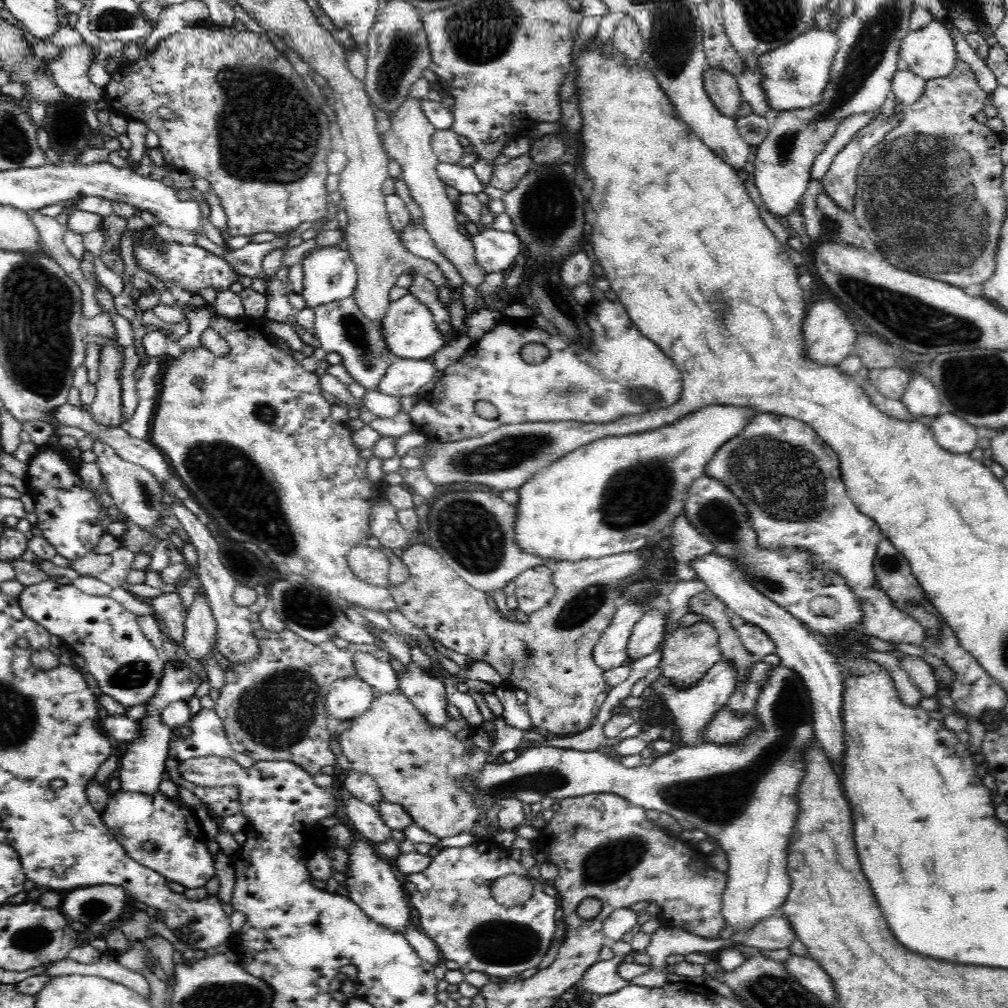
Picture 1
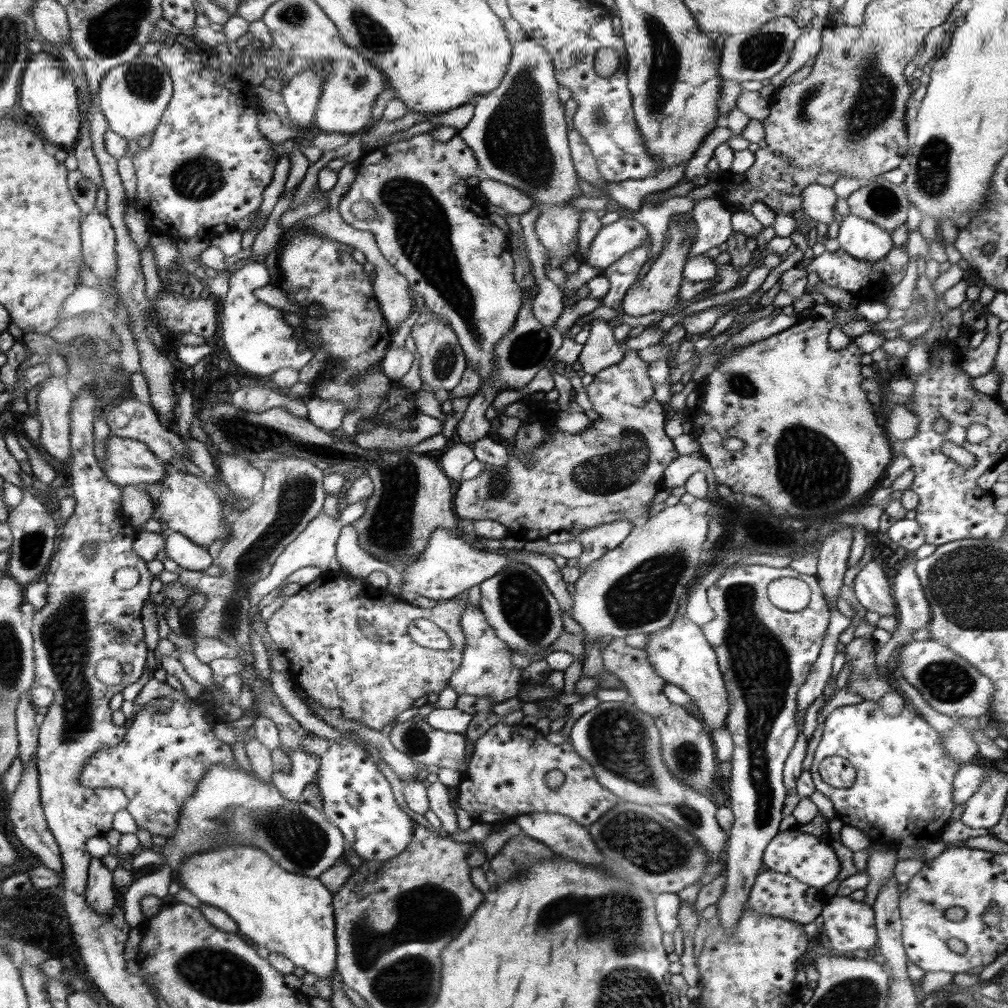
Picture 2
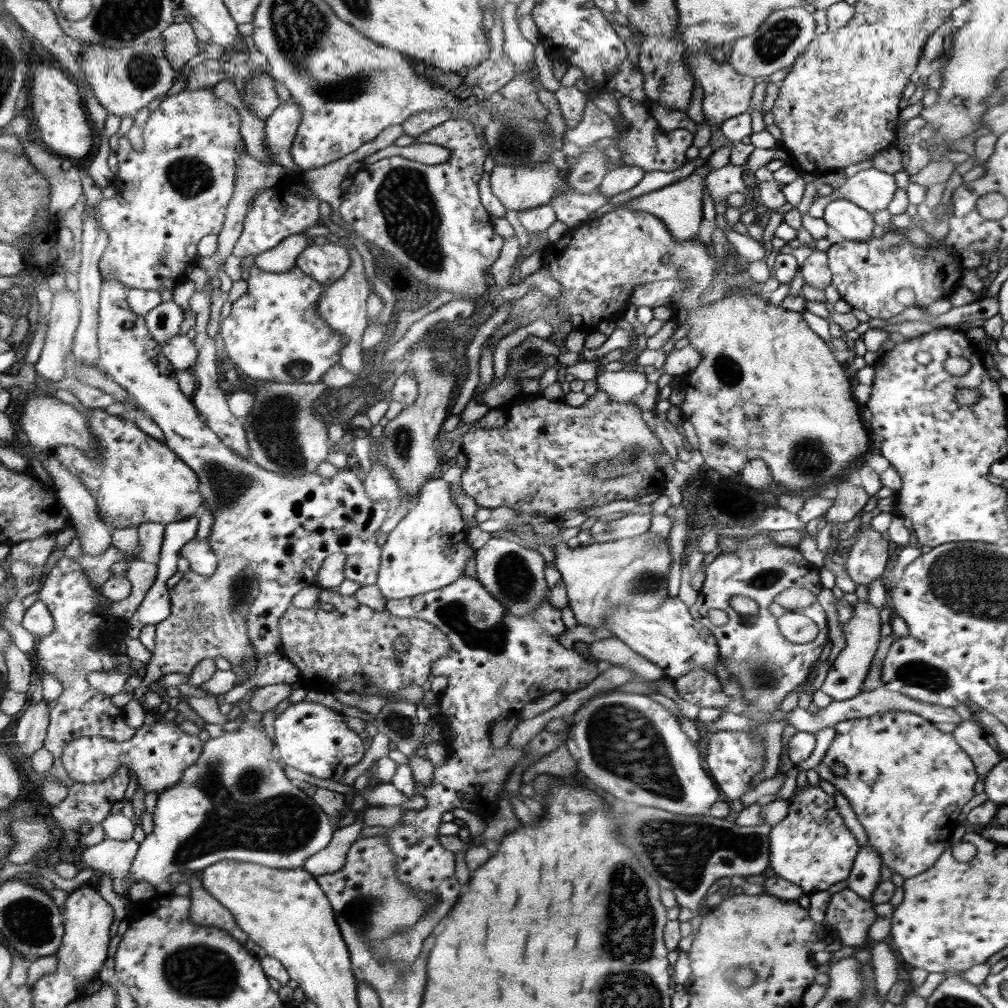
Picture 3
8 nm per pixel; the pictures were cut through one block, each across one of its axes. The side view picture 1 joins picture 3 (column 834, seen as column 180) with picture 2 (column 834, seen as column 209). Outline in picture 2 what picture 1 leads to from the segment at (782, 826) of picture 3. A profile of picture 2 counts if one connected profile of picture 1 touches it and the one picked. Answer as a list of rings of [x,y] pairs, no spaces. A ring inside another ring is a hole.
[[[794,825],[787,830],[779,830],[764,849],[762,862],[770,871],[790,875],[795,880],[807,884],[813,894],[817,894],[838,878],[842,864],[838,854],[832,849],[830,837],[821,840],[812,834],[801,832],[799,827],[800,825]]]

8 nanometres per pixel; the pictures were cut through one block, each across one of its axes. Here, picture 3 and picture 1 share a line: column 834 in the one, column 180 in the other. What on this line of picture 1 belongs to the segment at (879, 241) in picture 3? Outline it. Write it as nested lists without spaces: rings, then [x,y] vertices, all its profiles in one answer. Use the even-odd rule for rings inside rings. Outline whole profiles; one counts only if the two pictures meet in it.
[[[136,229],[128,230],[127,234],[129,234],[129,238],[132,238],[133,254],[138,258],[140,270],[155,274],[163,282],[172,282],[186,292],[199,294],[204,288],[214,288],[216,292],[220,292],[228,289],[236,280],[244,281],[242,276],[232,269],[228,261],[196,245],[196,243],[179,244],[176,241],[164,241],[165,251],[162,253],[156,247],[150,247],[146,241],[142,241],[142,237]]]

